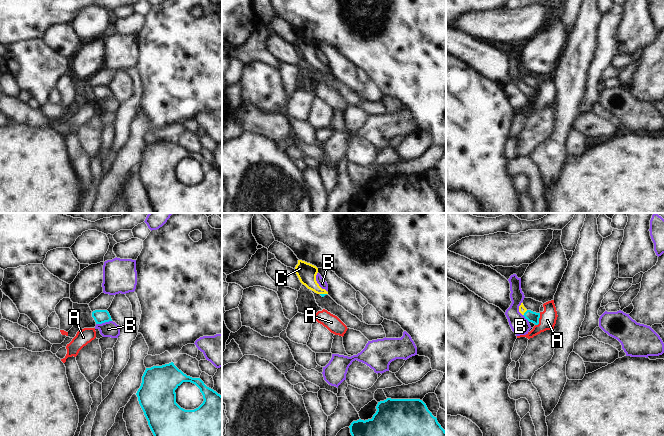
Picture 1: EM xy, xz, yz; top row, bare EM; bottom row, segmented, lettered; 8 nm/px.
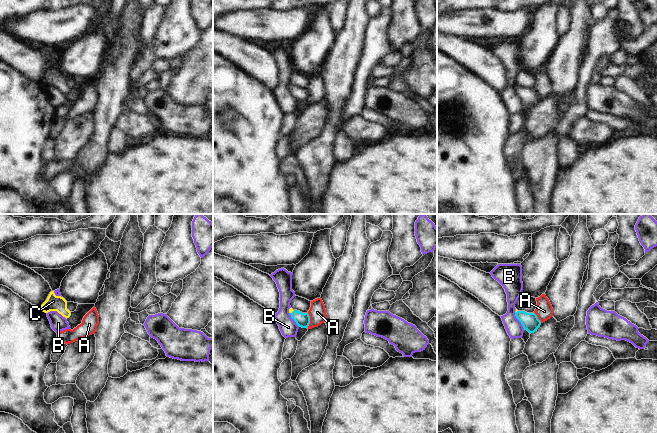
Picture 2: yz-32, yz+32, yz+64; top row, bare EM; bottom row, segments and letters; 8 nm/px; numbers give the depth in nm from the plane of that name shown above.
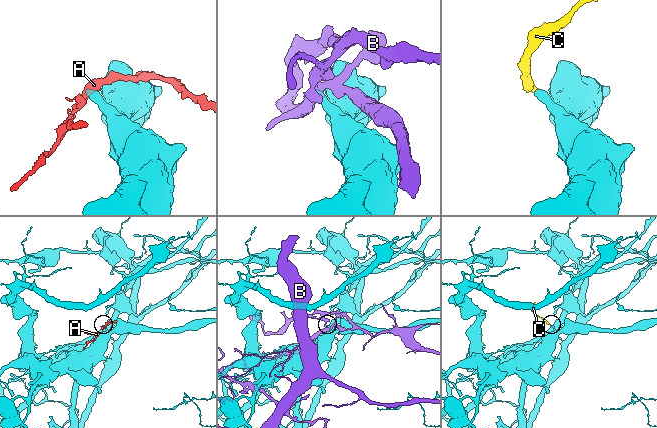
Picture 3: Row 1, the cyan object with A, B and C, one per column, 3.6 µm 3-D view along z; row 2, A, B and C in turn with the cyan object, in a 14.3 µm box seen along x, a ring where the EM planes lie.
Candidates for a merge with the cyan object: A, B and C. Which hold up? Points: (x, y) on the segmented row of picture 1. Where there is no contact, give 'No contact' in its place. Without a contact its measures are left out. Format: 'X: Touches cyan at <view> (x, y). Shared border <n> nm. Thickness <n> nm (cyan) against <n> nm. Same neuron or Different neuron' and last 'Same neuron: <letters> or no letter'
A: Touches cyan at yz (538, 320). Shared border 110 nm. Thickness 90 nm (cyan) against 140 nm. Different neuron
B: Touches cyan at xy (103, 322). Shared border 130 nm. Thickness 110 nm (cyan) against 130 nm. Different neuron
C: Touches cyan at xz (323, 294). Shared border 60 nm. Thickness 20 nm (cyan) against 160 nm. Same neuron
Same neuron: C.

